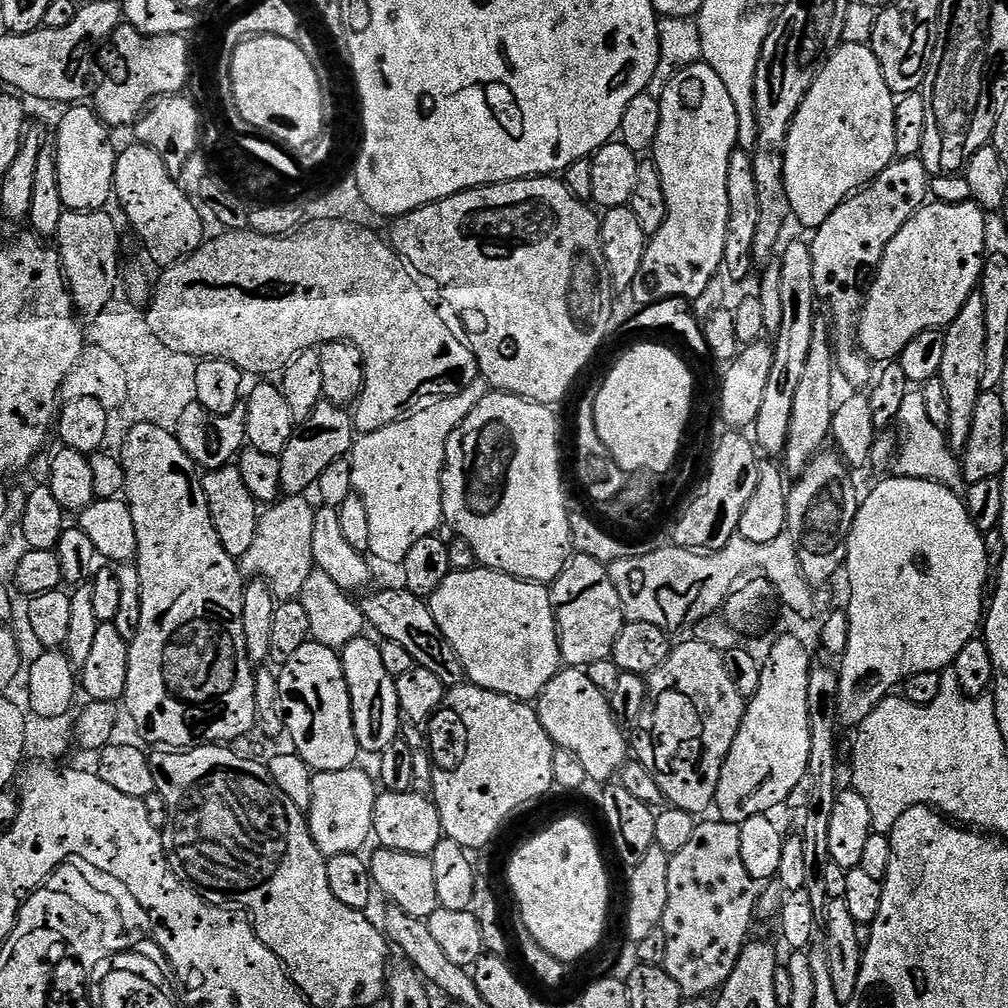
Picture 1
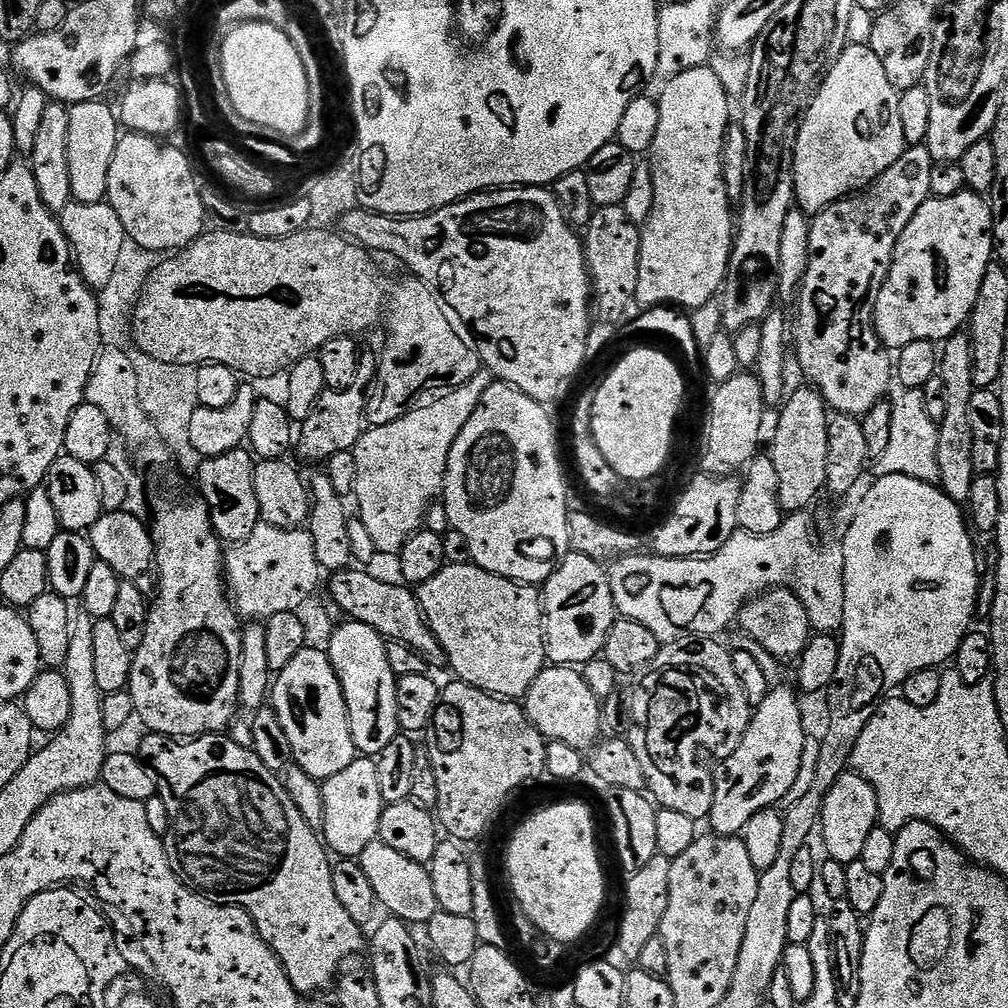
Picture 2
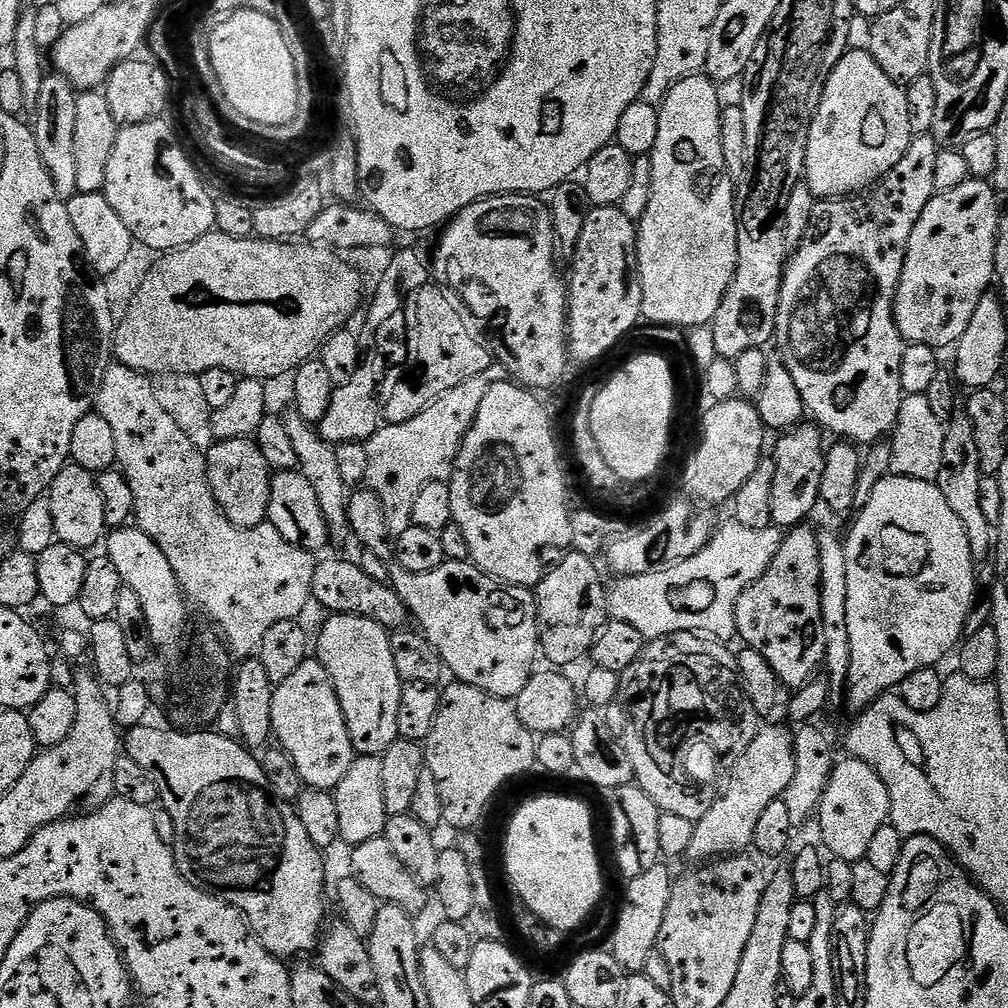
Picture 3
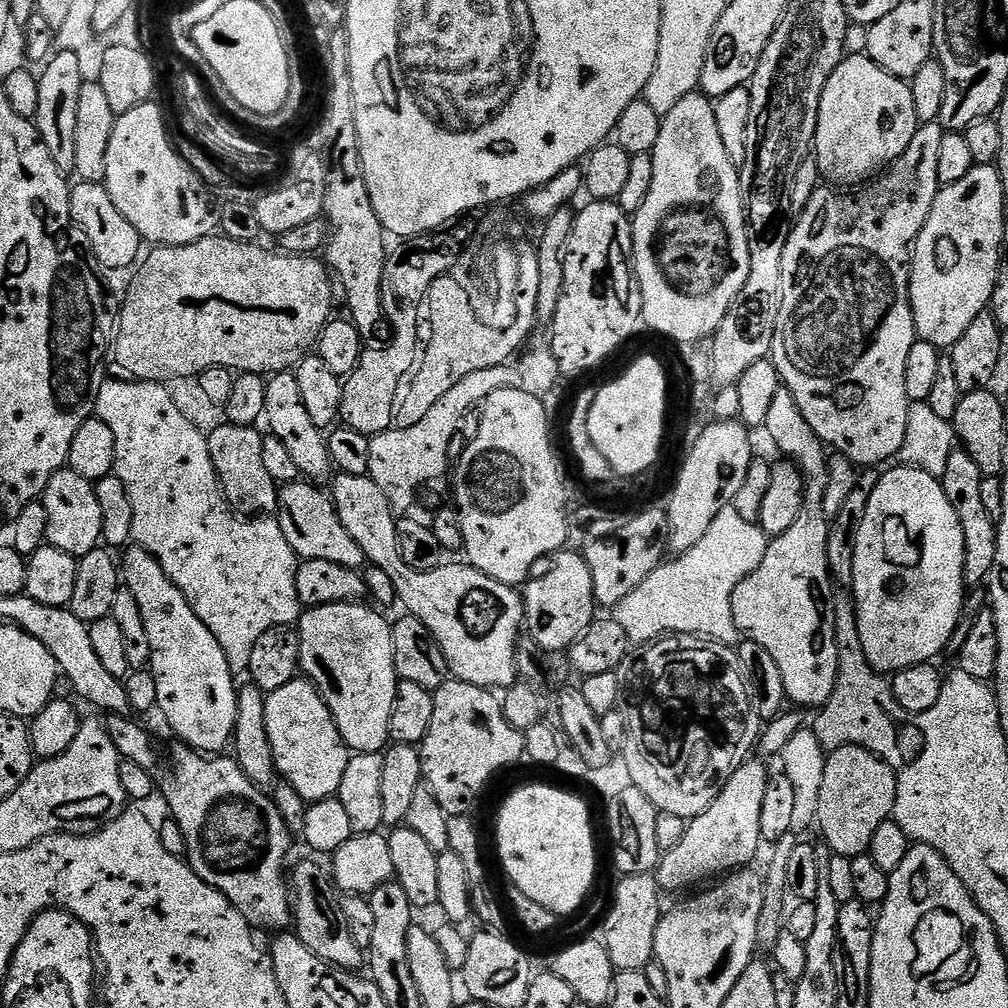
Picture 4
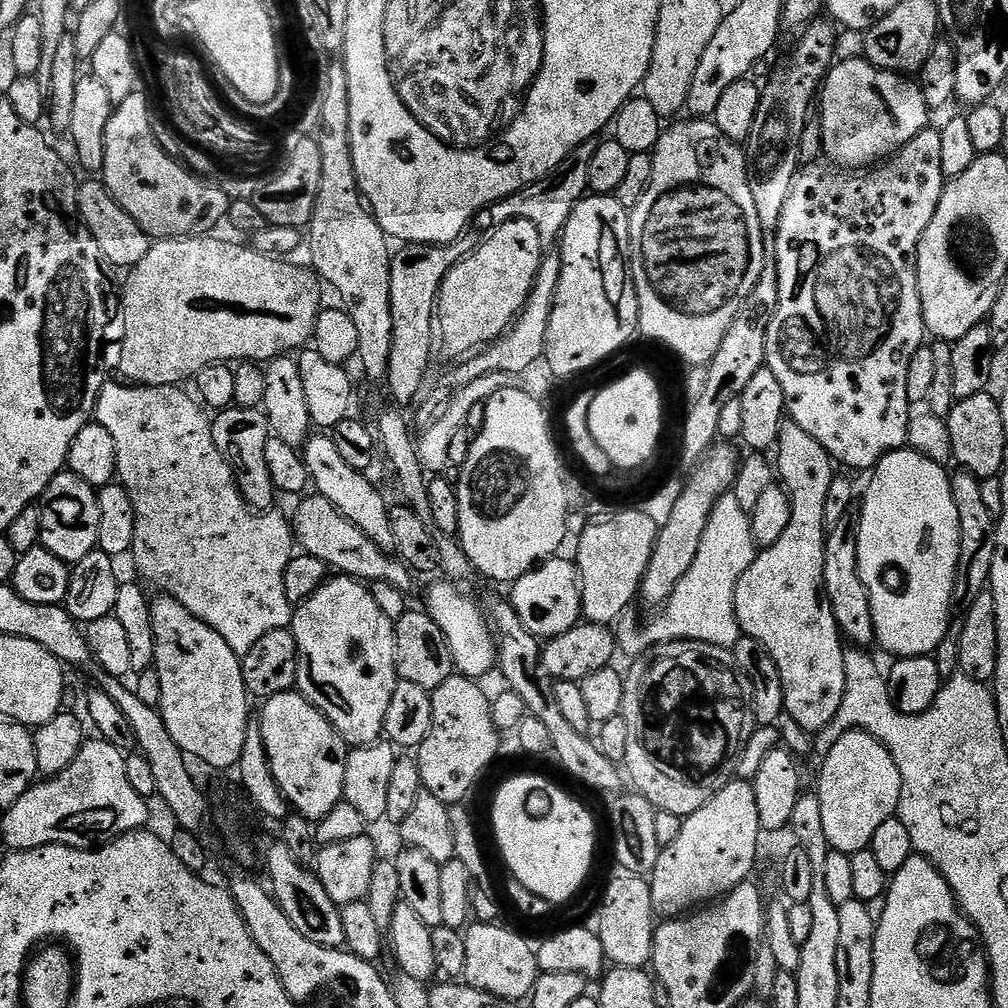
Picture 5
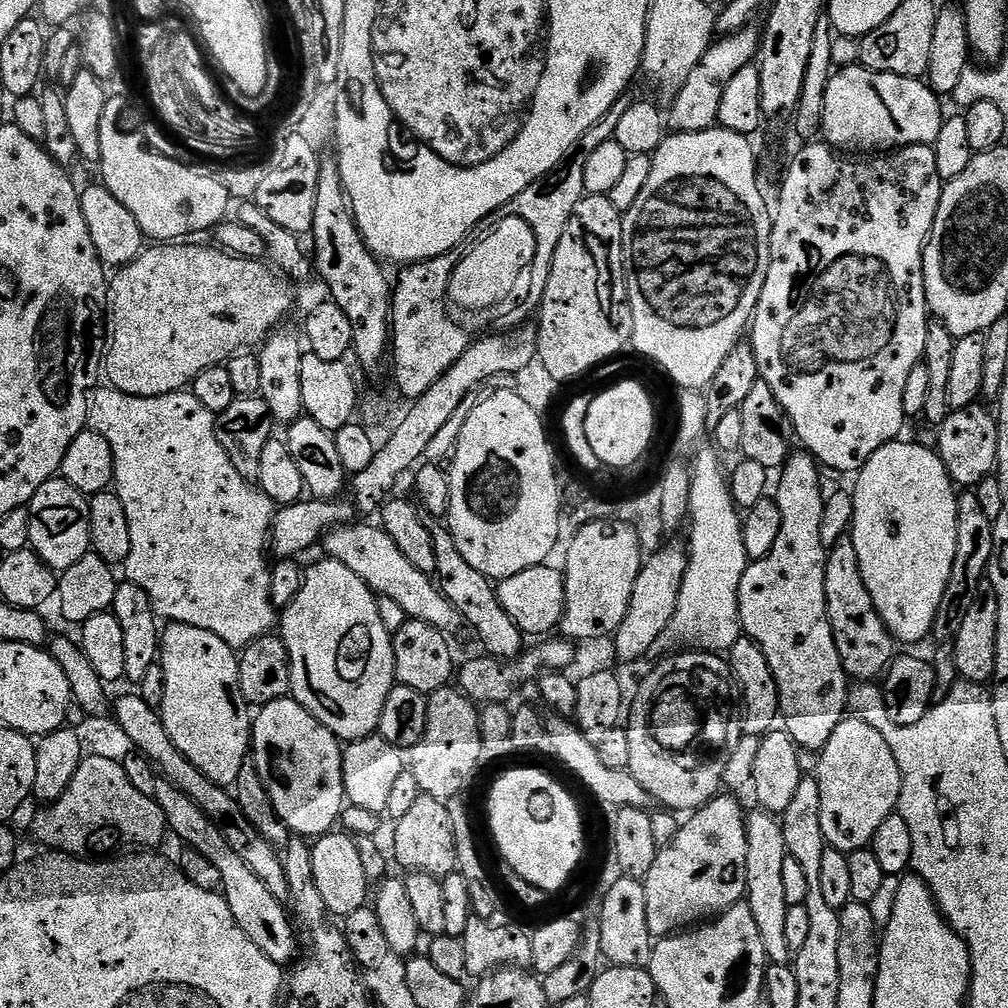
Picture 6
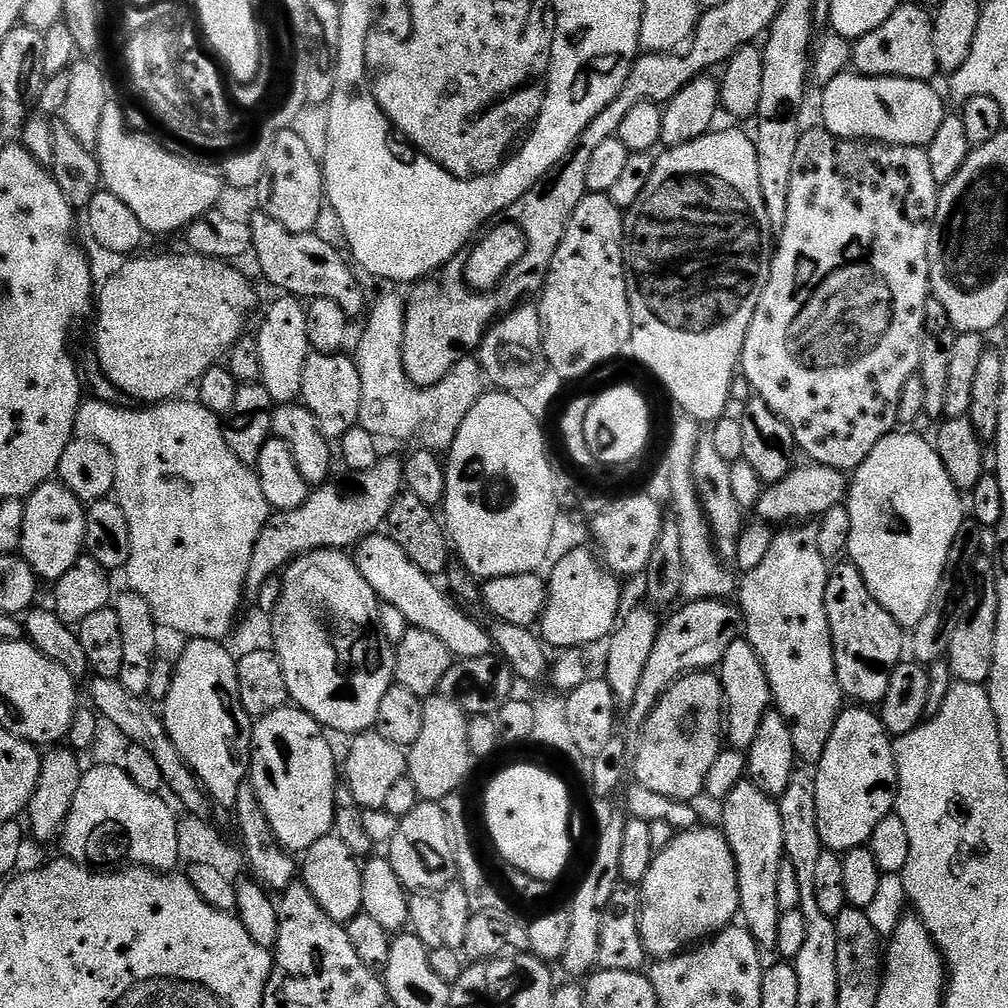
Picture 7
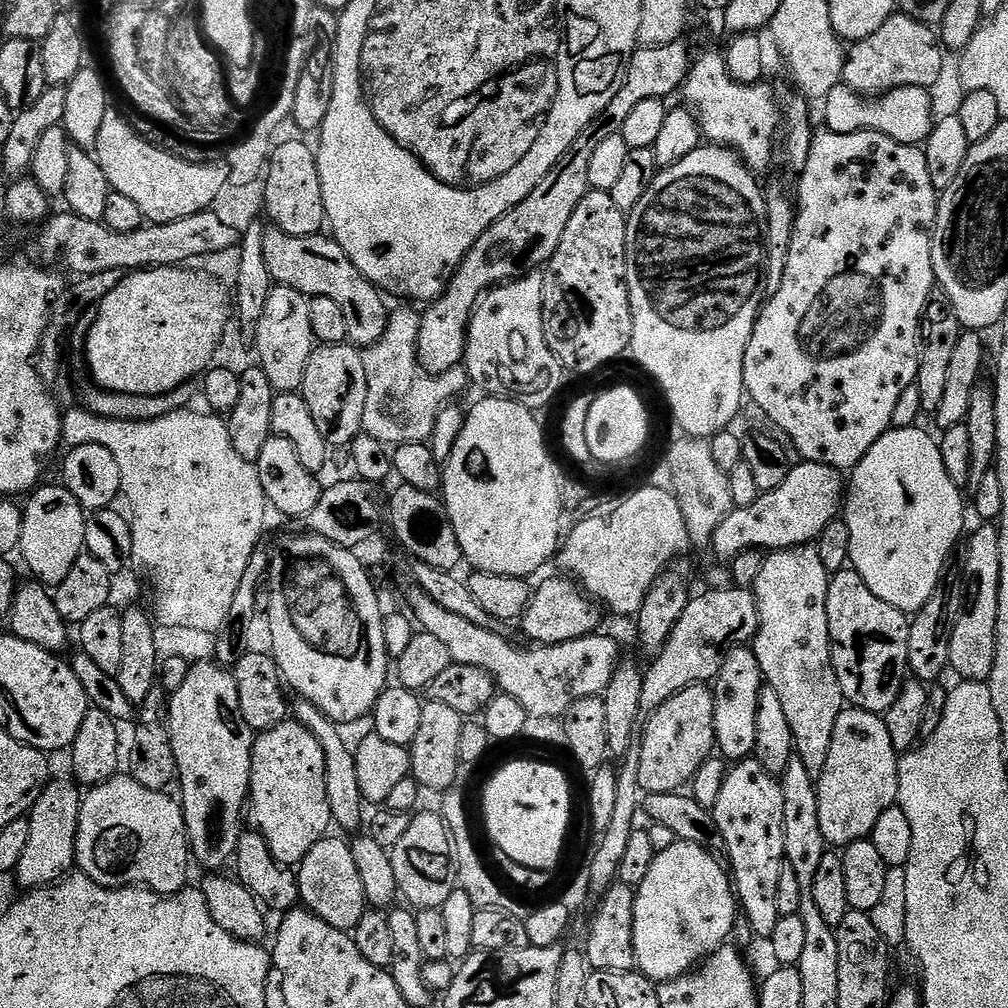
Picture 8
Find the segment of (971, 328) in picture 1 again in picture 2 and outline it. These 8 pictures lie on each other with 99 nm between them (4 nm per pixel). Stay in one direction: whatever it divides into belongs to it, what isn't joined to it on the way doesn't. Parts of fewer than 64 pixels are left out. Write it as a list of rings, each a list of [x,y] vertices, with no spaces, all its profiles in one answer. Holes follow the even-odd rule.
[[[961,330],[949,340],[943,341],[940,371],[946,387],[946,415],[939,427],[938,466],[941,476],[939,487],[944,493],[961,506],[967,505],[972,499],[972,483],[978,475],[973,462],[974,436],[970,427],[970,399],[975,392],[973,382],[972,337],[967,331]]]

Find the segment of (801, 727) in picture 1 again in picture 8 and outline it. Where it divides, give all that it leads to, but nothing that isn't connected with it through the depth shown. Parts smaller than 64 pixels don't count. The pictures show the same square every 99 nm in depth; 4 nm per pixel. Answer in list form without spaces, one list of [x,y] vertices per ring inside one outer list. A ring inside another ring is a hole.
[[[677,840],[674,846],[670,846],[670,850],[657,852],[654,866],[650,866],[650,874],[646,874],[646,878],[642,878],[639,888],[636,889],[636,901],[634,902],[634,958],[636,959],[636,968],[648,980],[657,985],[678,980],[729,943],[728,935],[731,934],[732,927],[736,924],[736,916],[738,920],[738,897],[725,865],[723,863],[720,865],[720,863],[721,861],[717,857],[711,856],[702,846],[691,844],[685,840]]]

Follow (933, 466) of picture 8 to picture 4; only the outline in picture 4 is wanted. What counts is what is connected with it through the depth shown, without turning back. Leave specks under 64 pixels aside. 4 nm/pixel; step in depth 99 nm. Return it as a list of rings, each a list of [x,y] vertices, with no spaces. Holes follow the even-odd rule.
[[[897,467],[890,469],[886,474],[884,472],[879,477],[876,489],[869,496],[866,518],[862,518],[862,526],[858,526],[858,538],[854,546],[854,570],[850,585],[850,596],[856,605],[856,621],[858,622],[858,634],[862,642],[864,658],[881,674],[895,674],[901,672],[903,668],[909,668],[911,664],[926,664],[935,661],[937,659],[935,656],[940,651],[943,653],[947,649],[950,634],[954,634],[954,630],[958,626],[958,618],[966,599],[962,522],[958,522],[958,514],[954,514],[954,508],[950,506],[950,501],[946,498],[941,481],[918,468]]]

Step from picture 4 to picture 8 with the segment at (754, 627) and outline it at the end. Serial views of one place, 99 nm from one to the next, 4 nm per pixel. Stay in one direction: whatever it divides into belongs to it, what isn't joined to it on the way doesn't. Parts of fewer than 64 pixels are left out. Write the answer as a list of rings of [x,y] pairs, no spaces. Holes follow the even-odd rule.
[[[811,543],[800,544],[797,548],[769,551],[764,557],[762,574],[758,574],[754,585],[758,606],[758,630],[750,646],[756,651],[758,666],[762,666],[765,685],[772,688],[774,694],[778,694],[778,699],[782,701],[782,710],[790,721],[795,755],[814,778],[819,777],[826,766],[826,758],[830,754],[830,742],[834,738],[834,722],[838,722],[840,713],[846,707],[832,665],[830,626],[826,614],[829,579],[830,573],[826,570],[826,566],[822,566],[822,558],[818,554],[816,544]]]

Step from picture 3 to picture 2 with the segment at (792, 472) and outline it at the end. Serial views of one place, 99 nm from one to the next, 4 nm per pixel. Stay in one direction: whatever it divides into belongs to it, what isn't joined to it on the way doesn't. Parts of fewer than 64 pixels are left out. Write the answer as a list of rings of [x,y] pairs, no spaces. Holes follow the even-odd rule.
[[[803,387],[793,396],[791,393],[779,409],[780,417],[776,420],[776,433],[772,436],[770,449],[774,470],[778,474],[778,496],[788,514],[811,509],[816,495],[825,491],[828,482],[826,450],[830,450],[830,409],[817,388]]]

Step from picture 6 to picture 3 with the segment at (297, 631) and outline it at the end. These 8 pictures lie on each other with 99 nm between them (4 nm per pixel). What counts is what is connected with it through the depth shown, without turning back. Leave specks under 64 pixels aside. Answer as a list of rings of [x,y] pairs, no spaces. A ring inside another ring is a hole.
[[[332,614],[327,617],[328,621],[320,628],[320,637],[314,640],[314,656],[320,661],[320,665],[326,670],[326,674],[330,674],[334,690],[338,694],[338,702],[342,706],[342,714],[346,718],[346,730],[350,734],[350,742],[352,743],[353,753],[362,756],[378,756],[384,755],[384,751],[398,739],[398,702],[400,701],[400,685],[402,683],[398,669],[394,666],[394,657],[390,655],[390,632],[389,629],[383,628],[378,622],[374,622],[370,618],[362,618],[361,616],[346,616],[343,614]]]

